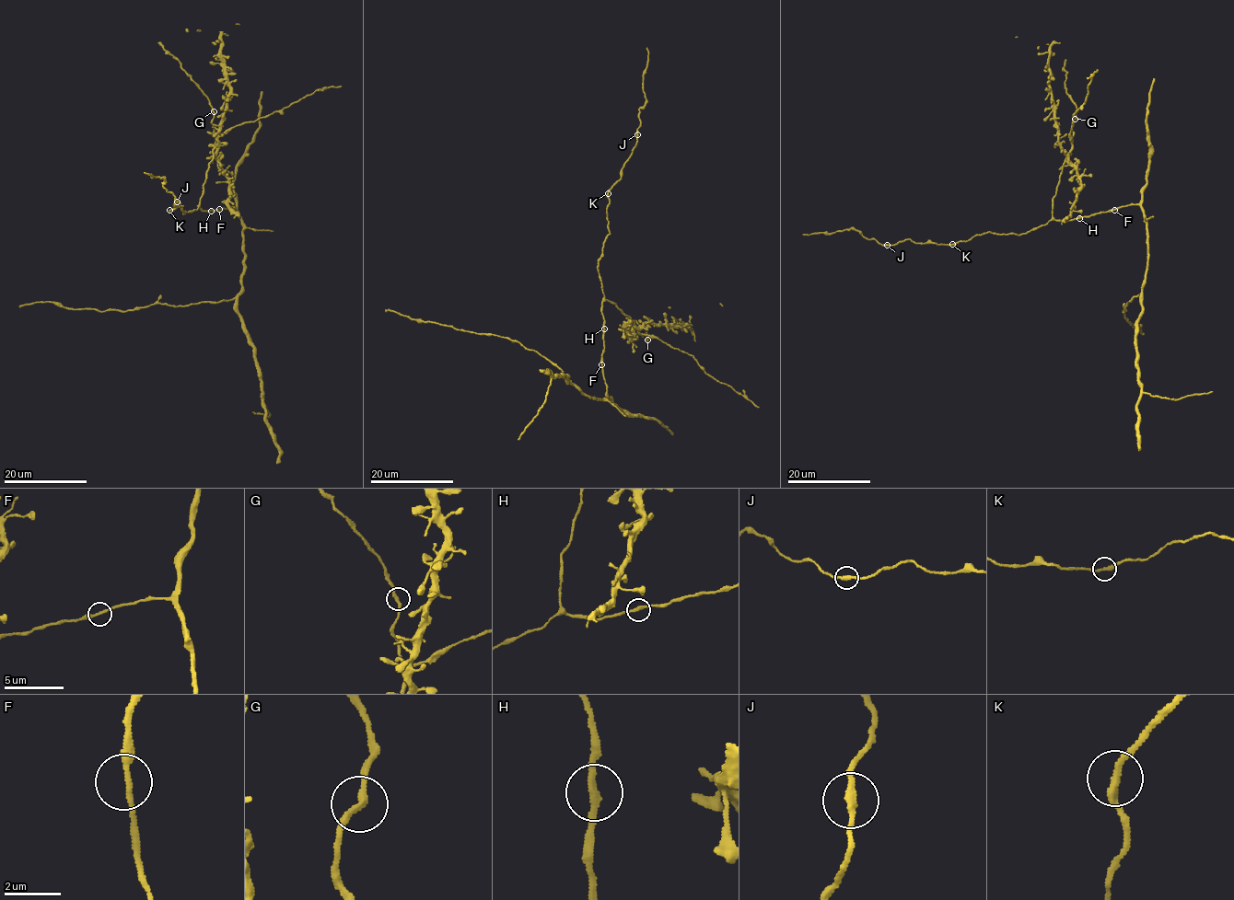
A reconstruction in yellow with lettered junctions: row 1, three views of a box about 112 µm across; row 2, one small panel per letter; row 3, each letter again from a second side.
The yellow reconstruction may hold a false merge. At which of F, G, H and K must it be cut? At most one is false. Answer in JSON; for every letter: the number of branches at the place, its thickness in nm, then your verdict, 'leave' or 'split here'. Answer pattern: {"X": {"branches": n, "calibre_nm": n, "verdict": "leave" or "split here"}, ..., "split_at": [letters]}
{"F": {"branches": 2, "calibre_nm": 220, "verdict": "leave"}, "G": {"branches": 2, "calibre_nm": 240, "verdict": "leave"}, "H": {"branches": 2, "calibre_nm": 240, "verdict": "leave"}, "K": {"branches": 2, "calibre_nm": 260, "verdict": "leave"}, "split_at": []}

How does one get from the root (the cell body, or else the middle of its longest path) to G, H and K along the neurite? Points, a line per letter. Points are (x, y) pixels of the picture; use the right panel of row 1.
G: (1113, 208), (1065, 222), (1053, 217), (1053, 198), (1063, 164), (1072, 148), (1072, 121), (1075, 119)
H: (1113, 208), (1079, 218)
K: (1113, 208), (1065, 222), (1052, 220), (1020, 235), (987, 232), (952, 244)

